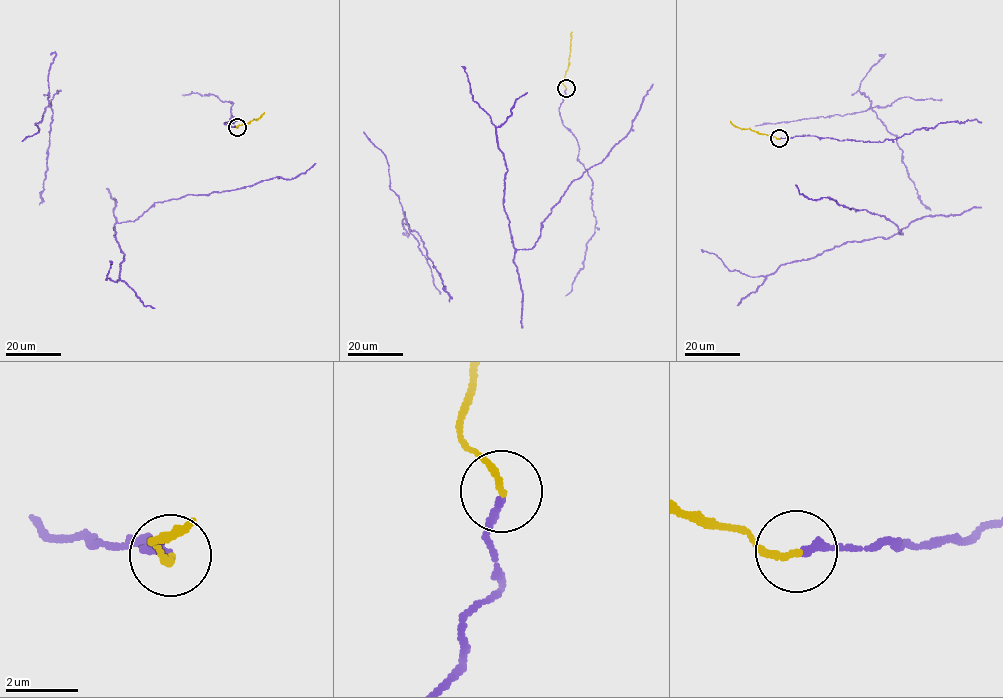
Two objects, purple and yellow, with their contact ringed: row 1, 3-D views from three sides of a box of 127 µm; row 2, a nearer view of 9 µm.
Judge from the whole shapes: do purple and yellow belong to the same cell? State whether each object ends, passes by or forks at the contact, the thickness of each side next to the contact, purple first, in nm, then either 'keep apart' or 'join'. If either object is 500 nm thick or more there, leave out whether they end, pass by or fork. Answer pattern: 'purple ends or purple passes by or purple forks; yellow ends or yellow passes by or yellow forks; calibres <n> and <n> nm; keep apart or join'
purple ends; yellow ends; calibres 220 and 190 nm; join

